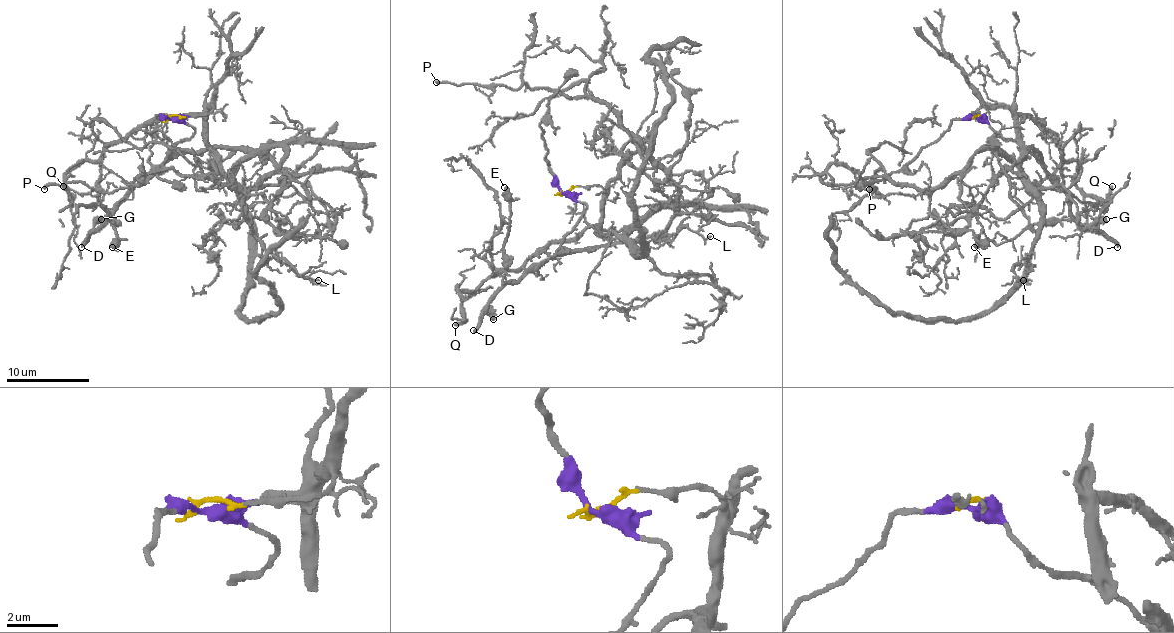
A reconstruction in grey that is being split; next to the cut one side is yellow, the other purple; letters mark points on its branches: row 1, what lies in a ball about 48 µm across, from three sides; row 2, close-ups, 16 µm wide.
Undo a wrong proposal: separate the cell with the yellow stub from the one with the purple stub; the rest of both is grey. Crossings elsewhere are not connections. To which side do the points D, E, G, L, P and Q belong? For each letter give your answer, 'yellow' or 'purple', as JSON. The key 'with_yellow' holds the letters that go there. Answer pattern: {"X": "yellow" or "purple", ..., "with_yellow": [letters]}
{"D": "purple", "E": "purple", "G": "purple", "L": "yellow", "P": "yellow", "Q": "yellow", "with_yellow": ["L", "P", "Q"]}

